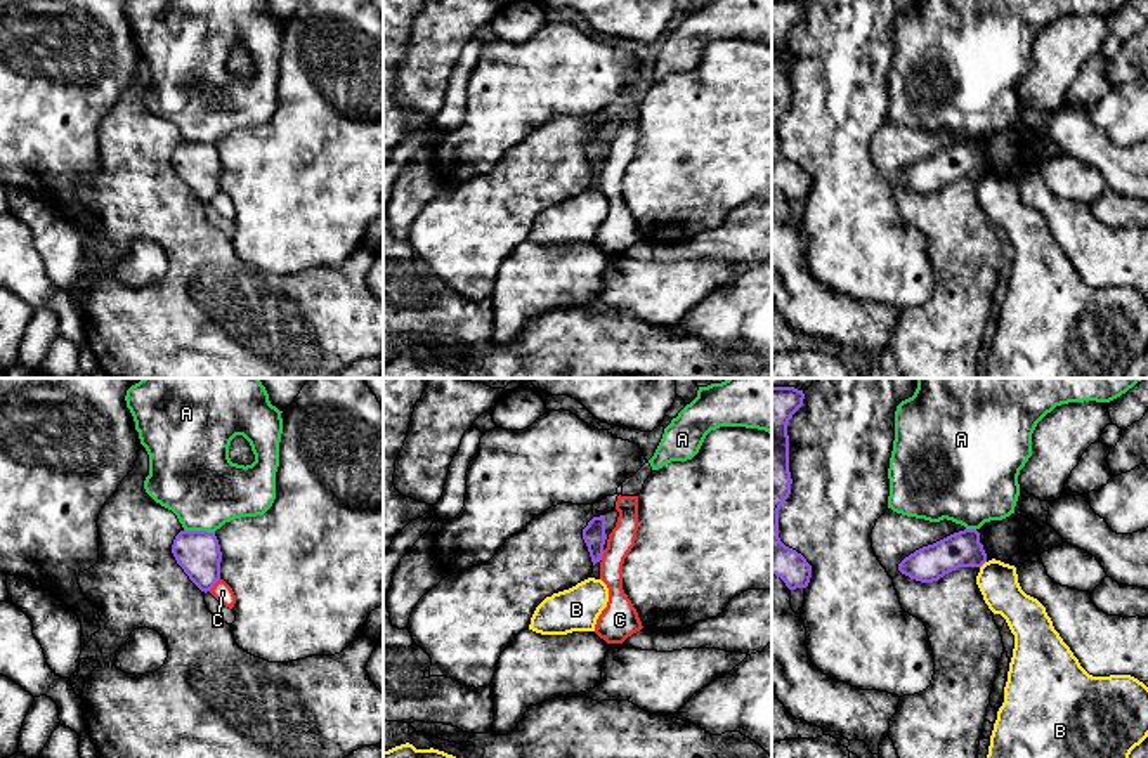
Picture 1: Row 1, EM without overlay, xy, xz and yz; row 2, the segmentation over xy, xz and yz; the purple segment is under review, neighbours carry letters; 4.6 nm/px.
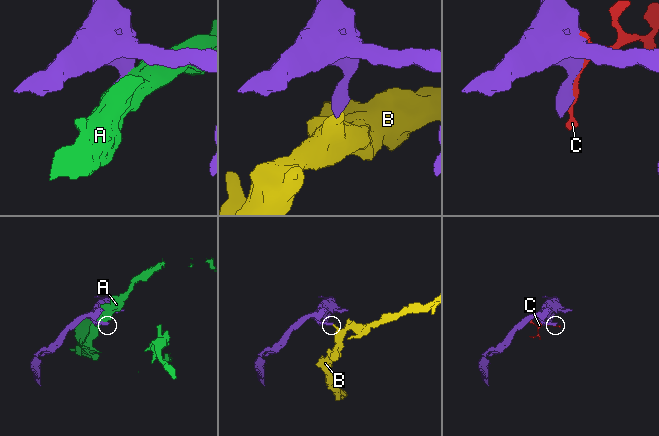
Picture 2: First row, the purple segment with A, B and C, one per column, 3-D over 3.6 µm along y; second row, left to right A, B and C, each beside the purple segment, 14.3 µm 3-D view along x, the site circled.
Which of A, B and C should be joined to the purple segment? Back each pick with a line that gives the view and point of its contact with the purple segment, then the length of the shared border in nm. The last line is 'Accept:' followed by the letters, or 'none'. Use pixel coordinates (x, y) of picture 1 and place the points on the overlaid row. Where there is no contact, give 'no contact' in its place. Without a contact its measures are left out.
Accept: none

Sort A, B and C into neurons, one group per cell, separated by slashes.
A / B / C

